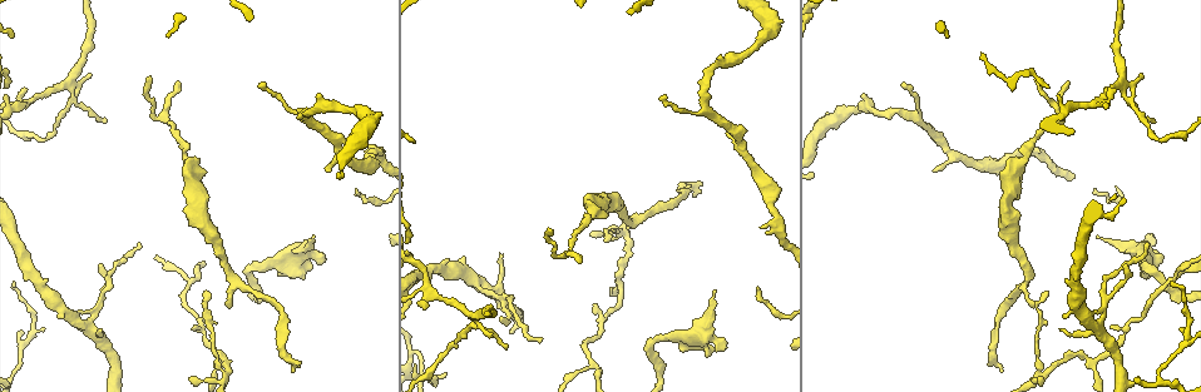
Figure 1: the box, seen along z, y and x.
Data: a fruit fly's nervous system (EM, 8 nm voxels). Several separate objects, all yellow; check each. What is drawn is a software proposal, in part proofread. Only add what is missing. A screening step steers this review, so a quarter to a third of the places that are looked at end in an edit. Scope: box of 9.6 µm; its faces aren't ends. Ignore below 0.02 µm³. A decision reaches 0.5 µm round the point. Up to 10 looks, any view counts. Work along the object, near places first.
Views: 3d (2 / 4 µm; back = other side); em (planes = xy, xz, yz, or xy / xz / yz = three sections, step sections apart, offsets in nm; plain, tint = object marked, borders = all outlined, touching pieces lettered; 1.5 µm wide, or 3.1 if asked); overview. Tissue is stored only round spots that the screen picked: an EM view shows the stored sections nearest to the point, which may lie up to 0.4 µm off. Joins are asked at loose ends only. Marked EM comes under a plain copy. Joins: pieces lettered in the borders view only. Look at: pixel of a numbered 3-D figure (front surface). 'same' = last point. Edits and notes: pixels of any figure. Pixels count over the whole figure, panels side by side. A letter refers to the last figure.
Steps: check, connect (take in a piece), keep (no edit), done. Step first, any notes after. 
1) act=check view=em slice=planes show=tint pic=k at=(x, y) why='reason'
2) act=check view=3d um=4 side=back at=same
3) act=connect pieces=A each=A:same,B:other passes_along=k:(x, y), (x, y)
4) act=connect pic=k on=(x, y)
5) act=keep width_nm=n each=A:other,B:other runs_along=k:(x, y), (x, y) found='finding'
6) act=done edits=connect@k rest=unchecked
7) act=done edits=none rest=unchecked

act=check view=em slice=yz step=4 show=tint pic=1 at=(324, 259) why='an open end'

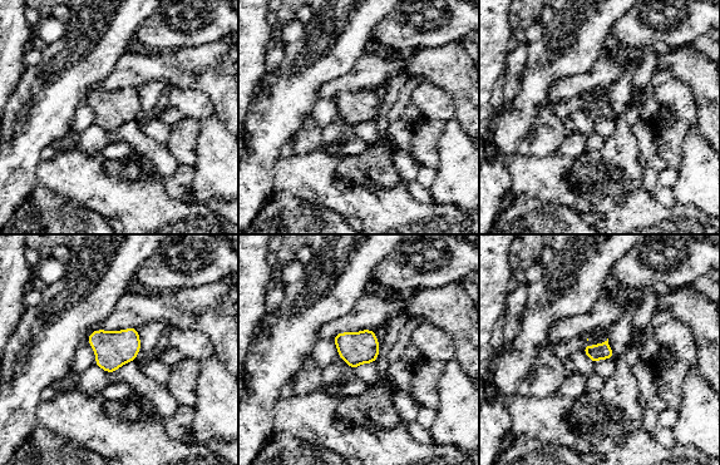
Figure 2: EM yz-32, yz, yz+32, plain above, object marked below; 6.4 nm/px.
act=check view=em slice=planes show=tint at=same why='another direction'

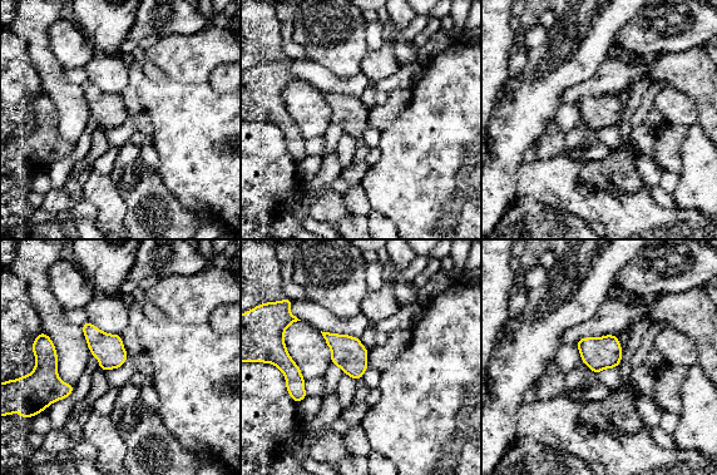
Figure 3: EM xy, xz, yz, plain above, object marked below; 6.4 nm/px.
act=check view=em slice=planes show=borders at=same why='see the neighbours'

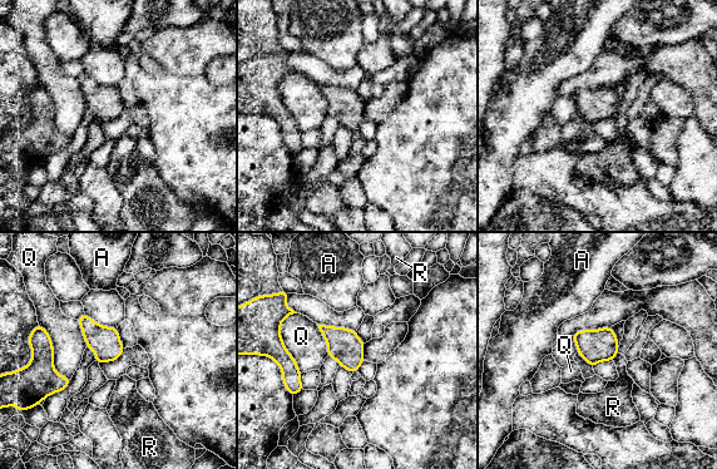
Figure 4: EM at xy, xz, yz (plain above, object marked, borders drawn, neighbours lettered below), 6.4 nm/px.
act=keep each=A:other,Q:other,R:other border=4:(618, 354), (613, 360) found='no lettered piece goes on from it'

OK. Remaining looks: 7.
act=check view=em slice=planes show=tint pic=1 at=(1113, 325) why='free end'

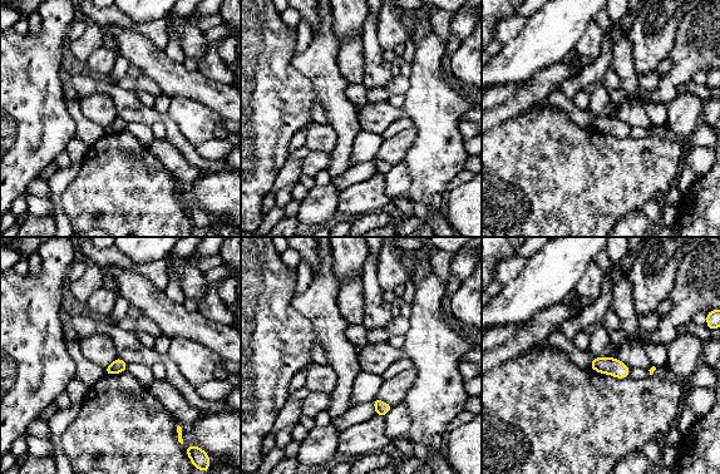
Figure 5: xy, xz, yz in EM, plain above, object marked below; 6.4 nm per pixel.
act=check view=em slice=planes show=borders at=same

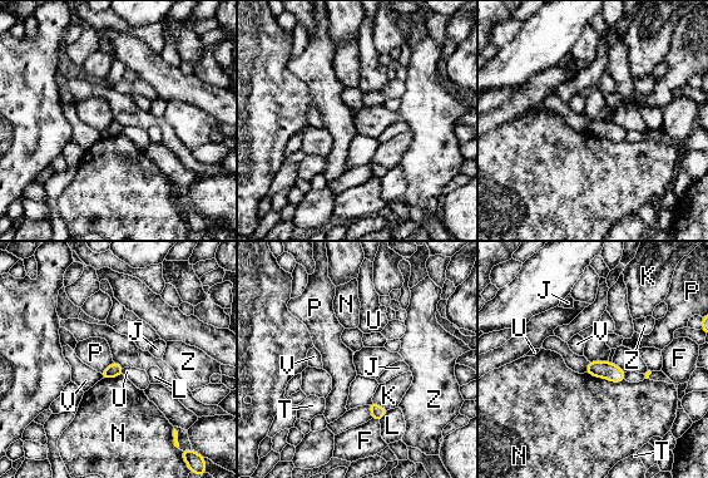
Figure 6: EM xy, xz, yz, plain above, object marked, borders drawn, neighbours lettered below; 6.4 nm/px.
act=keep each=F:other,J:other,K:other,L:other,N:other,P:other,T:other,U:other,V:other,Z:other border=6:(113, 361), (100, 373) found='none of them fits'

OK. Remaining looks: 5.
act=check view=em slice=planes show=borders pic=1 at=(1114, 90)

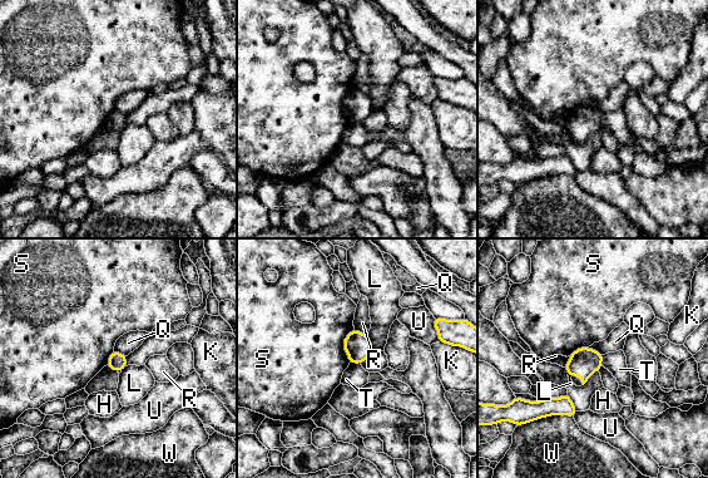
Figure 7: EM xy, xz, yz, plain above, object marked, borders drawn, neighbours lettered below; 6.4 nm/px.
act=keep longest_contact=W:240nm each=H:other,K:other,L:other,Q:other,R:other,S:other,T:other,U:other,W:other border=7:(589, 346), (603, 354) found='none of them fits'

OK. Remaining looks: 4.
act=check view=3d um=4 pic=1 at=(106, 123) why='free end'

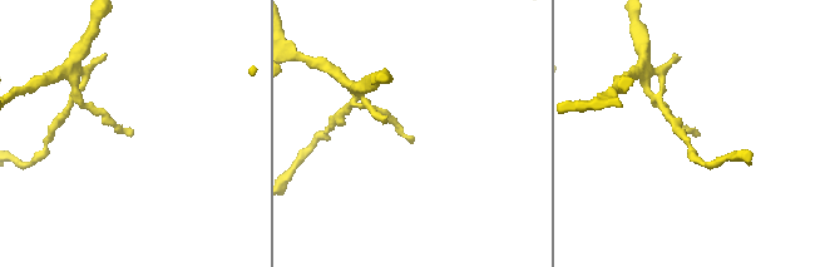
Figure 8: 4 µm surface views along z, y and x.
act=check view=em slice=planes show=borders pic=8 at=(130, 134) why='need the tissue'

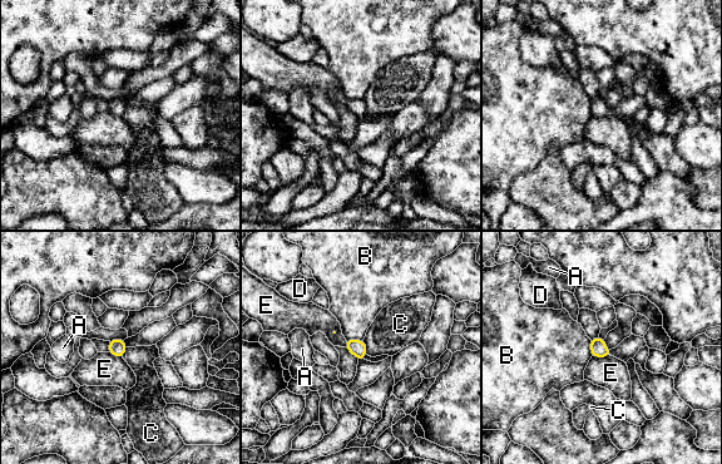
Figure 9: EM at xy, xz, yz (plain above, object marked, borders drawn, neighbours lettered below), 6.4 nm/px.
act=keep width_nm=110 each=A:other,B:other,C:other,D:other,E:other border=9:(362, 340), (366, 354) found='none of them fits'

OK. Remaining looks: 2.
act=check view=em slice=yz step=8 show=tint pic=1 at=(552, 230)

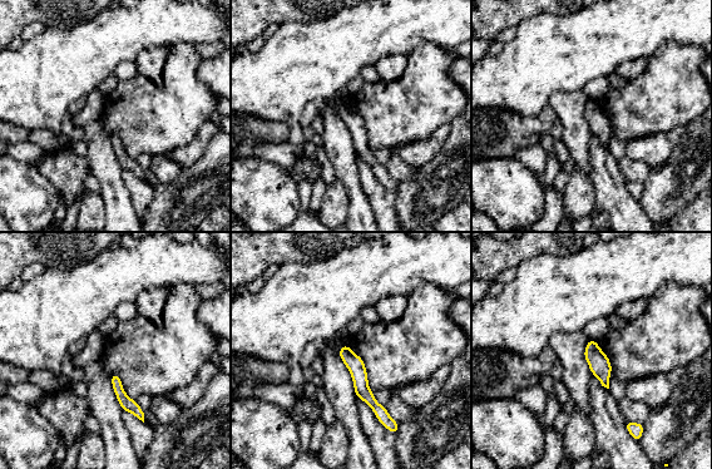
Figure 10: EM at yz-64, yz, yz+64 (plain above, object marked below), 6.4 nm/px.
act=check view=em slice=planes show=borders at=same why='cut it another way'

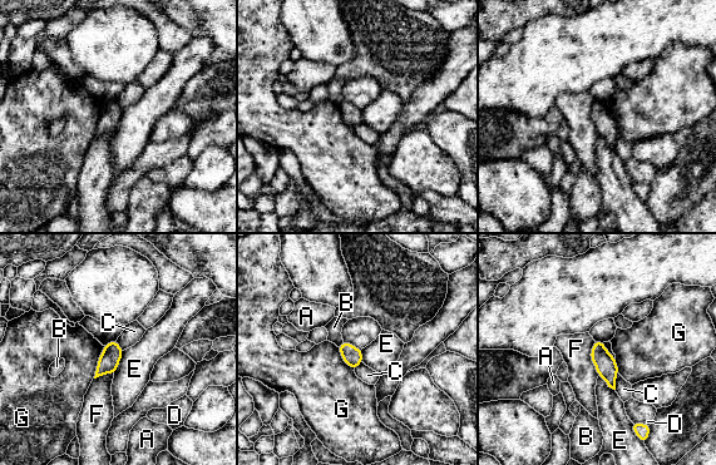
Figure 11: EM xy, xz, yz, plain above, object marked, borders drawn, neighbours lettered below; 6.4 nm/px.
act=keep longest_contact=F:220nm each=A:other,B:other,C:other,D:other,E:other,F:other,G:other border=11:(123, 351), (114, 374) found='no lettered piece goes on from it'

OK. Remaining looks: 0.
act=done edits=none rest=unchecked

